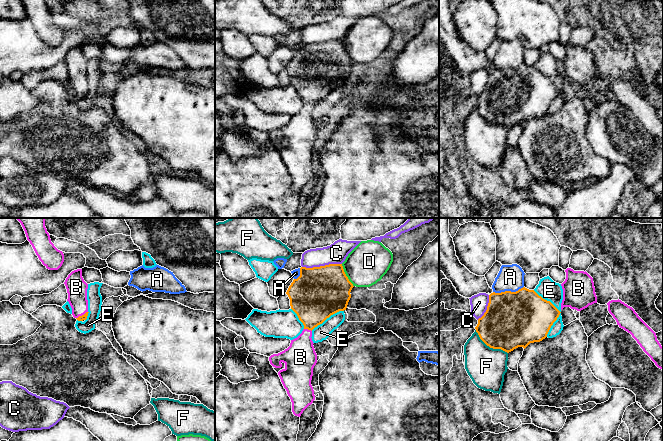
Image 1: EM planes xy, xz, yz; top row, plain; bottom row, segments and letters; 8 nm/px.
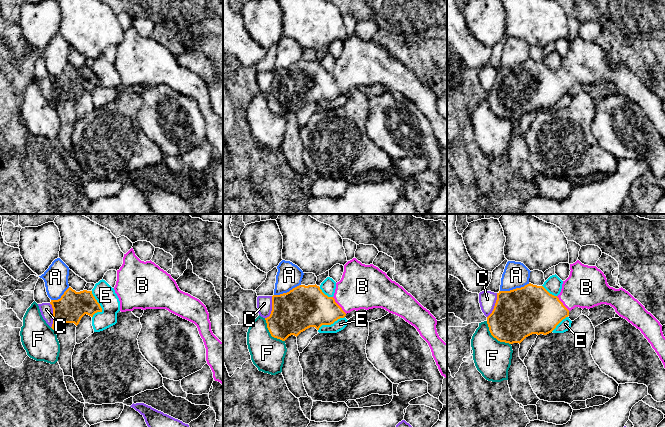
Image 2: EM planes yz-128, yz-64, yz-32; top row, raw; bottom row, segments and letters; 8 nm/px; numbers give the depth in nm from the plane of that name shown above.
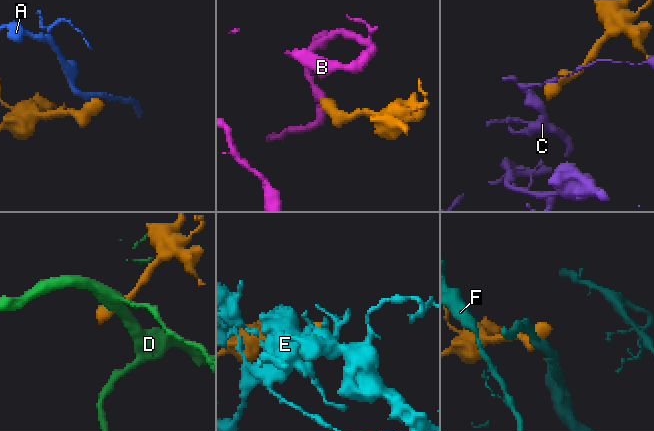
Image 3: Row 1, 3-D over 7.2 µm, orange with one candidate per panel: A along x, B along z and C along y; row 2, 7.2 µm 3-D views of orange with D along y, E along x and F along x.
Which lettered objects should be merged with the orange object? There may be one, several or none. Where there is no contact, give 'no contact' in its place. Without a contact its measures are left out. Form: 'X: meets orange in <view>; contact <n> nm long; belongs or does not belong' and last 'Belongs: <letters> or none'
A: meets orange in yz; contact 260 nm long; does not belong
B: meets orange in xz; contact 70 nm long; belongs
C: meets orange in xz; contact 320 nm long; does not belong
D: meets orange in xz; contact 200 nm long; does not belong
E: meets orange in yz; contact 400 nm long; does not belong
F: meets orange in yz; contact 320 nm long; does not belong
Belongs: B

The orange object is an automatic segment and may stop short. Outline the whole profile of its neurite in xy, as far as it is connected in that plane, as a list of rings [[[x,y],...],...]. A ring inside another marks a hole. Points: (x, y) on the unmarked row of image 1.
[[[82,45],[72,47],[64,60],[67,65],[67,77],[72,84],[73,93],[78,97],[86,96],[89,89],[87,76],[88,60],[82,53]]]

